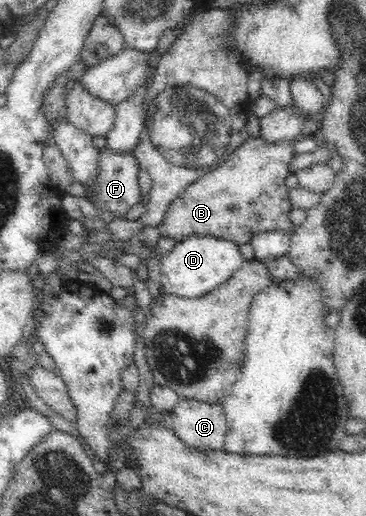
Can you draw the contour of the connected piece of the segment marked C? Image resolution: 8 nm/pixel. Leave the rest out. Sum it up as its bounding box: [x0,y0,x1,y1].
[168,398,226,450]

